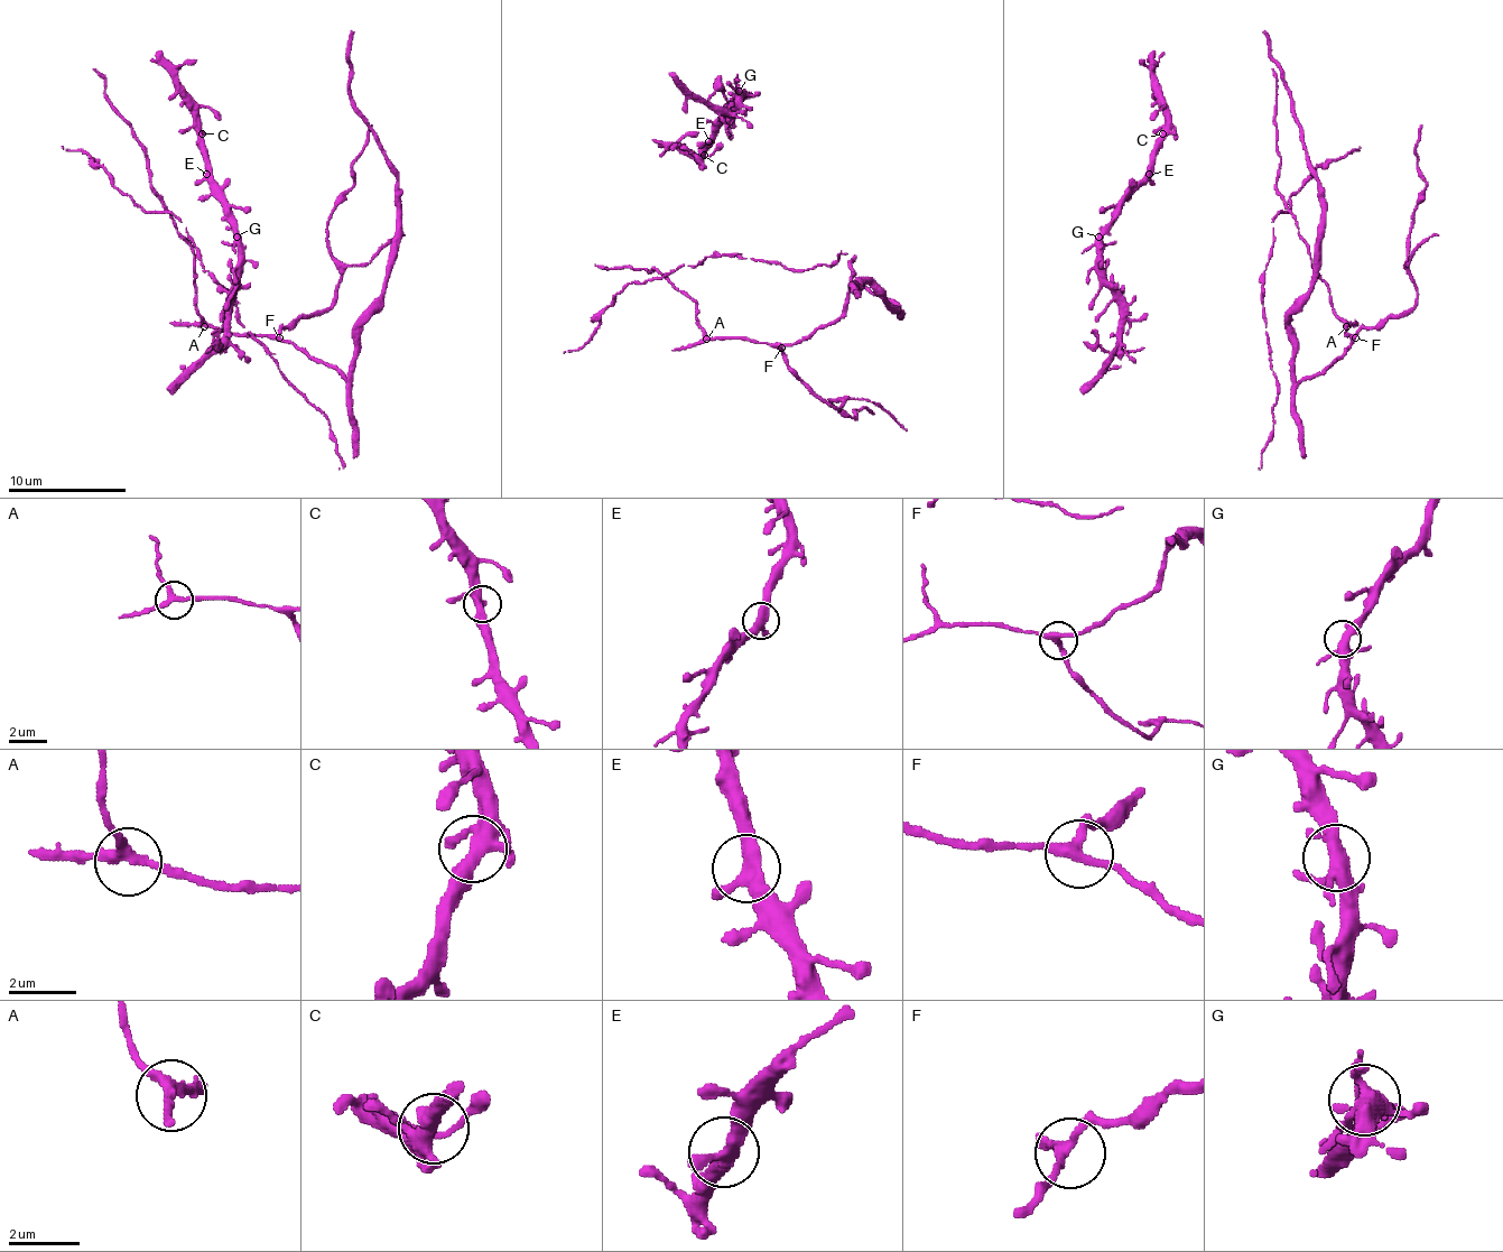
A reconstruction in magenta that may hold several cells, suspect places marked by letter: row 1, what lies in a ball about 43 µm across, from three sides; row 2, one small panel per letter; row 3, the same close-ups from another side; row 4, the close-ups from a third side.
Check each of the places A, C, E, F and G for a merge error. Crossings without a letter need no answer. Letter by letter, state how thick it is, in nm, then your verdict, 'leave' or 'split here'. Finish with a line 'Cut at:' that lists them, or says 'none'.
A: calibre 280 nm; leave
C: calibre 400 nm; leave
E: calibre 360 nm; leave
F: calibre 260 nm; leave
G: calibre 360 nm; leave
Cut at: none

